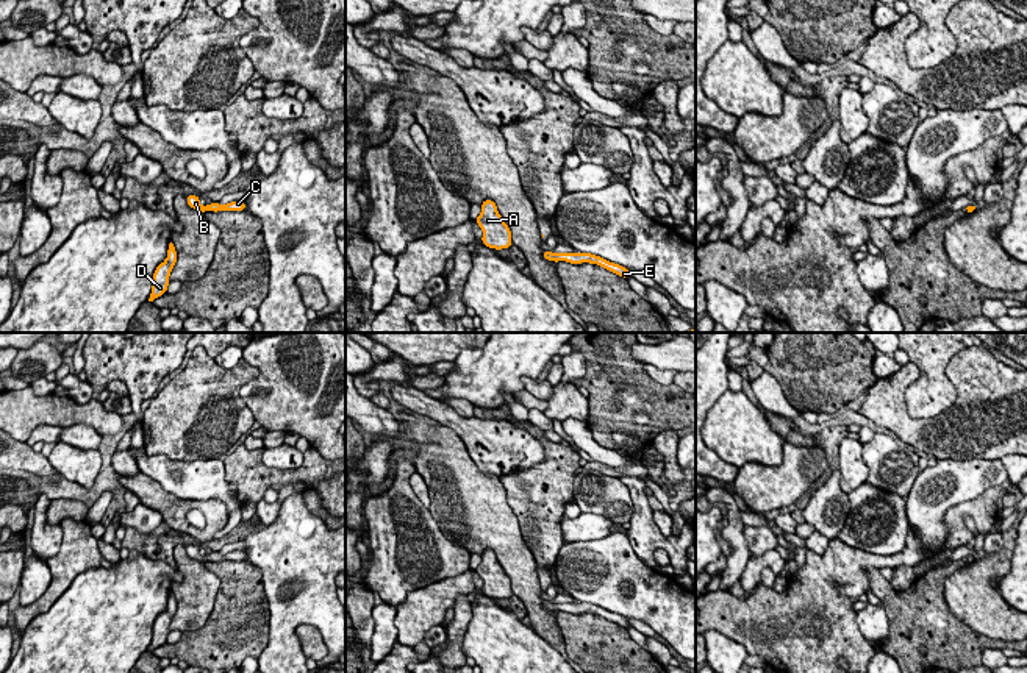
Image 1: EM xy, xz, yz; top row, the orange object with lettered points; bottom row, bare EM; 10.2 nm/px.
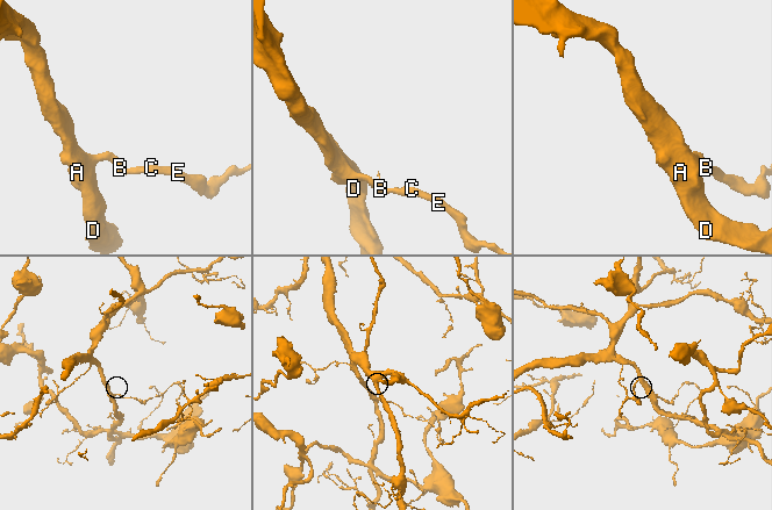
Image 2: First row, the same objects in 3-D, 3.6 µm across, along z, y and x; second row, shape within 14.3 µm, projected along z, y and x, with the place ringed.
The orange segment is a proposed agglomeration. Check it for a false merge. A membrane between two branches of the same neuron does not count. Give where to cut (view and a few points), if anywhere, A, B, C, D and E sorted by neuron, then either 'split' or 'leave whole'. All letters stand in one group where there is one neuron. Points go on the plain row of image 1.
no cut; A B C D E; leave whole

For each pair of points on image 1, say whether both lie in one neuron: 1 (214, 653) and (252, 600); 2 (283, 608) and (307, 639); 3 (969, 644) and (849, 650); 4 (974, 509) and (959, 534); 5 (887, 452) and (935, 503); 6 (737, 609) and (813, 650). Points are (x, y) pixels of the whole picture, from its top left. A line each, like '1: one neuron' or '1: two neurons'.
1: one neuron
2: two neurons
3: two neurons
4: one neuron
5: two neurons
6: one neuron

